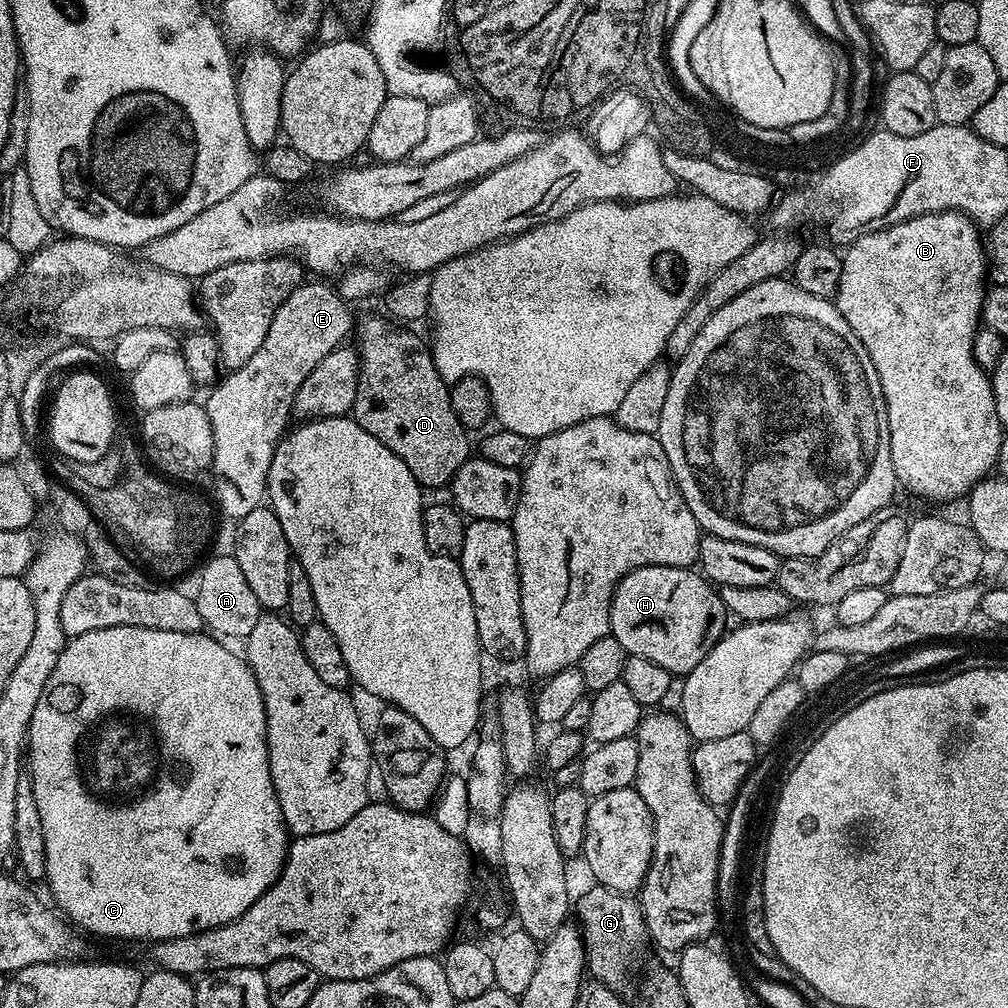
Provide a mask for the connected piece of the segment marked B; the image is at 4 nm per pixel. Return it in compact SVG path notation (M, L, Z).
M931 212L891 224L877 232L868 232L851 241L842 252L842 282L834 297L837 310L846 318L850 330L858 334L858 342L866 346L874 370L878 370L878 382L882 382L882 394L886 402L886 414L890 426L890 462L901 489L909 488L916 496L924 500L956 500L967 497L968 493L995 469L998 450L1006 438L1006 430L998 422L994 410L994 390L989 373L974 362L974 334L981 327L980 311L984 305L986 291L986 244L981 229L963 212Z

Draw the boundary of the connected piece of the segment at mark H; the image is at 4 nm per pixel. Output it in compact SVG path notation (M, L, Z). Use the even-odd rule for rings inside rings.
M635 568L616 584L612 595L610 635L622 642L629 656L650 658L676 678L694 670L729 628L730 617L719 591L692 568Z

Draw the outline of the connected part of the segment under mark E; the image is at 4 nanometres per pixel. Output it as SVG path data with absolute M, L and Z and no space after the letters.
M301 283L290 298L278 306L262 346L254 350L254 358L241 368L231 369L209 391L213 392L208 400L203 401L210 430L214 430L210 472L216 475L215 503L232 522L265 503L270 462L276 445L289 427L288 415L293 415L298 386L306 382L306 374L310 374L326 354L347 341L344 339L354 328L349 301L341 297L332 284L308 283Z

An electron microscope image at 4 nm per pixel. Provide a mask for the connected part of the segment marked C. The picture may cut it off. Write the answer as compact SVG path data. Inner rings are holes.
M114 626L106 630L90 630L90 634L71 637L65 643L62 654L58 658L58 666L54 666L54 670L42 690L42 698L38 698L38 706L34 706L34 714L28 723L26 767L28 767L32 775L34 799L38 801L38 810L42 817L42 838L46 844L46 874L44 875L44 880L46 881L46 885L48 884L49 890L52 891L53 898L56 899L57 905L55 904L55 907L77 929L83 930L85 933L93 932L96 936L109 936L112 940L148 940L147 942L155 942L157 940L173 940L174 938L182 938L183 936L193 936L199 932L205 932L211 928L217 928L223 924L234 922L239 916L246 914L246 910L250 910L250 906L254 906L254 902L258 902L258 898L262 898L262 894L266 894L266 890L270 890L272 883L279 878L280 871L284 868L284 859L288 857L290 833L288 827L284 825L282 810L278 806L278 798L274 794L274 782L270 778L268 731L266 730L266 710L262 702L262 690L258 686L258 682L254 678L251 668L248 667L245 657L240 654L235 656L227 647L231 648L227 643L217 639L215 635L205 634L203 631L171 632L170 630L146 630L138 626ZM111 712L133 712L136 716L144 716L145 722L152 727L152 740L156 743L156 749L149 756L144 756L139 760L132 753L132 744L128 741L127 730L124 728L108 728L104 732L104 756L100 752L96 752L92 756L92 760L96 764L100 764L104 760L104 769L100 772L101 778L104 779L104 784L84 784L84 776L80 773L80 739L87 734L88 727L91 724L98 723L103 716L108 716Z

